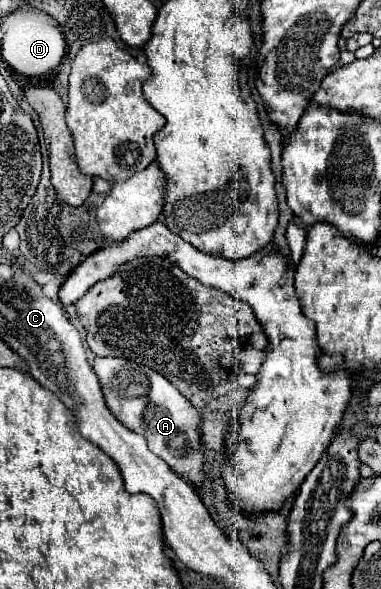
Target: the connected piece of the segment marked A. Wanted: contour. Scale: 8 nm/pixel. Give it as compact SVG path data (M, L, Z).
M95 358L93 370L97 372L103 398L111 414L129 430L143 434L149 442L149 450L157 454L167 466L193 486L201 486L205 472L205 454L201 444L201 414L189 404L189 400L161 374L147 366L137 366L125 358Z

